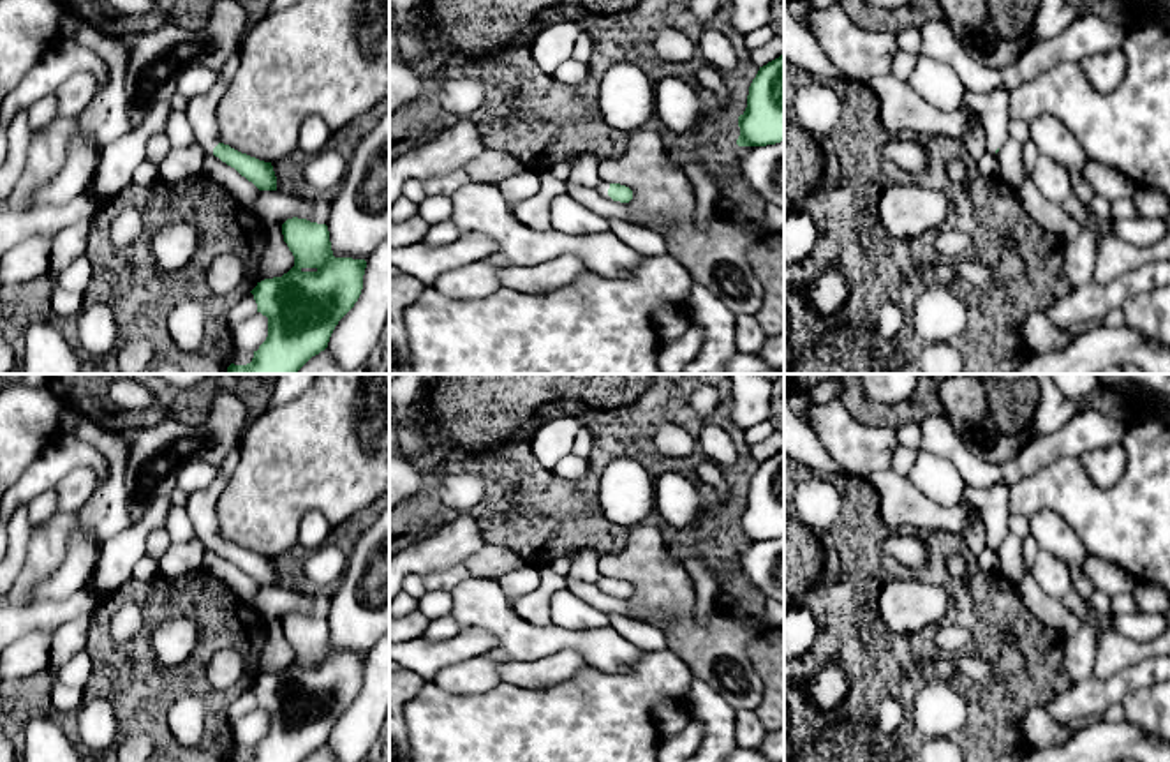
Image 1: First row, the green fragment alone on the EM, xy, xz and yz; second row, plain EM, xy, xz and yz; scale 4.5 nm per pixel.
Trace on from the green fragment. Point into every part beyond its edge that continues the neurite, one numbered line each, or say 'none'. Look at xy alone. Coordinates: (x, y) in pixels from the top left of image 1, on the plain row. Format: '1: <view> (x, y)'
1: xy (201, 507)

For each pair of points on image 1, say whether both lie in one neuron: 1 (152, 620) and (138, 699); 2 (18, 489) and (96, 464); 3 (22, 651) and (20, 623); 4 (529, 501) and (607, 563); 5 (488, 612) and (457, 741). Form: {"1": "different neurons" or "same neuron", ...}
{"1": "same neuron", "2": "same neuron", "3": "different neurons", "4": "different neurons", "5": "different neurons"}

